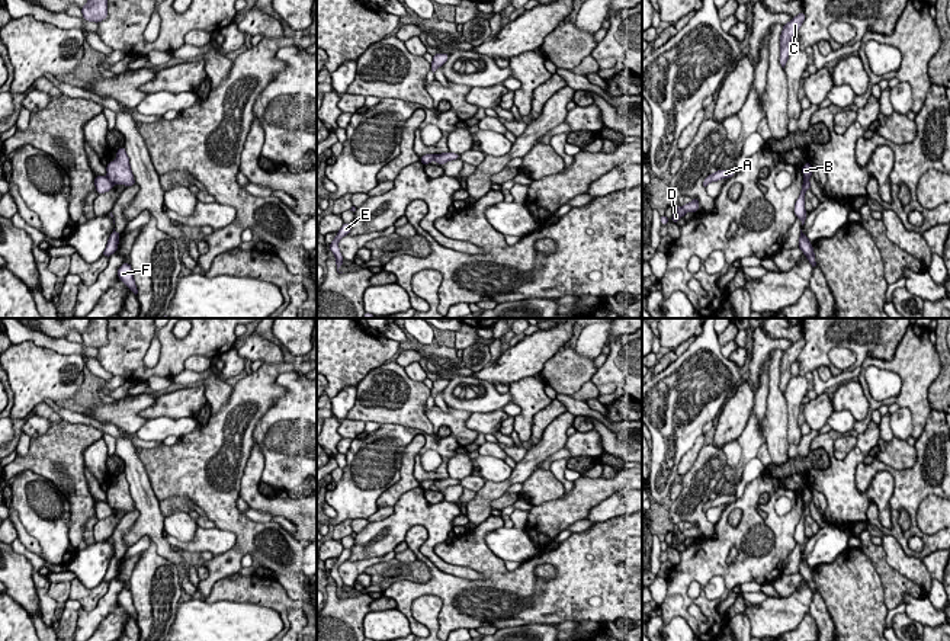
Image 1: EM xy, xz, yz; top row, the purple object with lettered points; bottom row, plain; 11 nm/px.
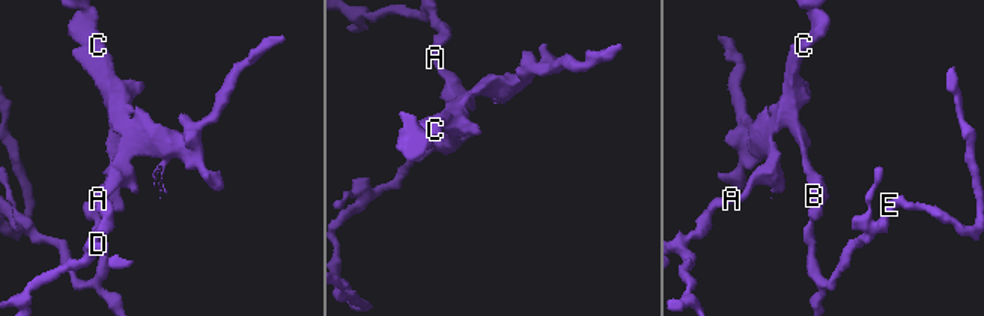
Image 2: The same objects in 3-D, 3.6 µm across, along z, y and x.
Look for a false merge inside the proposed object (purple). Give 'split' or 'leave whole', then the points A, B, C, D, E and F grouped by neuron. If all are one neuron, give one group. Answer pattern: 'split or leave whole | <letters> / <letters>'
split | A B C D / E F

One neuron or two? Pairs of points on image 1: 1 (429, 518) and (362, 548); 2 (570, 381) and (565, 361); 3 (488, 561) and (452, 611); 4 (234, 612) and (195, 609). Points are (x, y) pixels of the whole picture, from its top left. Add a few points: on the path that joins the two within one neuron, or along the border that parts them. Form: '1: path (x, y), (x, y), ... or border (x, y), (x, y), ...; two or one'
1: path (413, 518), (404, 518), (390, 532), (378, 538); one
2: path (567, 377), (565, 365); one
3: path (488, 579), (482, 585), (464, 587), (455, 593); one
4: path (224, 612), (205, 612); one

